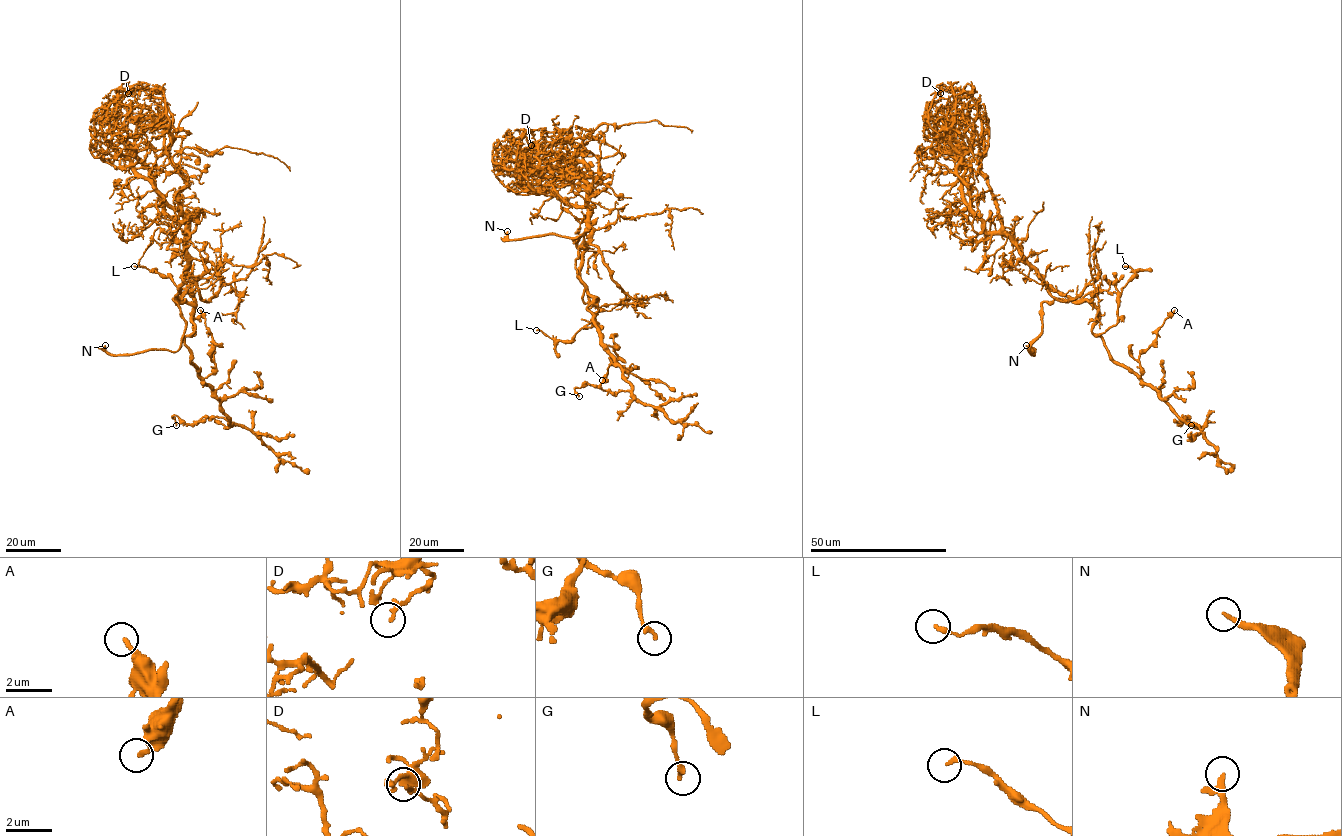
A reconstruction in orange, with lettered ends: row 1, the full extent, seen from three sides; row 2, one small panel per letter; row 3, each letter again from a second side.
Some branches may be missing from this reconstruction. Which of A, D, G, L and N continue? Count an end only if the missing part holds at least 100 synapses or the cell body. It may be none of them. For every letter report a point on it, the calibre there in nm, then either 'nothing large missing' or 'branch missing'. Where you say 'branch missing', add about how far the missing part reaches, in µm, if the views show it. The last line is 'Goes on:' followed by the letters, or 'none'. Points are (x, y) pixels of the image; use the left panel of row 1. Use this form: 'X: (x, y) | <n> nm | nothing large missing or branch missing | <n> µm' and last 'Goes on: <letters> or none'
A: (200, 310) | 220 nm | nothing large missing
D: (128, 93) | 200 nm | nothing large missing
G: (176, 425) | 220 nm | nothing large missing
L: (134, 266) | 200 nm | nothing large missing
N: (105, 345) | 200 nm | branch missing | 15 µm
Goes on: N

